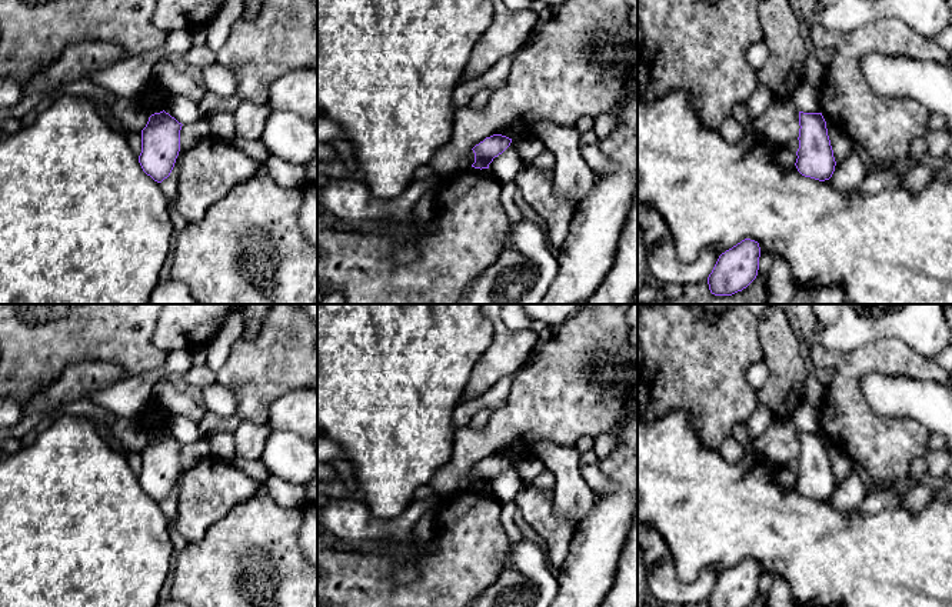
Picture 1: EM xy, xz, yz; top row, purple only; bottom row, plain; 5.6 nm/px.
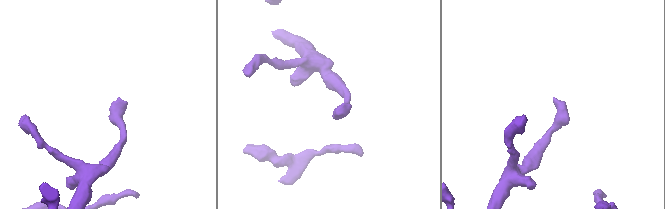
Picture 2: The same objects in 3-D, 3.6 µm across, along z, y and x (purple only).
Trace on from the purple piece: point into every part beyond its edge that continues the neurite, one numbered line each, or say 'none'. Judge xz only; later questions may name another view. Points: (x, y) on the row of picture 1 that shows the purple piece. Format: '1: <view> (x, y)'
none

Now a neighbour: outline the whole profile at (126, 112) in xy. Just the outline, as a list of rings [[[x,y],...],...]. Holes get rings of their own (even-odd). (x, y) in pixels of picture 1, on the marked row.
[[[90,79],[67,83],[59,89],[56,97],[59,96],[84,96],[100,100],[107,107],[109,114],[117,120],[126,131],[142,133],[150,117],[134,100],[117,97]]]

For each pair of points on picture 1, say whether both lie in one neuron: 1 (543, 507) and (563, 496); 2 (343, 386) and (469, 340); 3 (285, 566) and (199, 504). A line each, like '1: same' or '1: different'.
1: different
2: same
3: different

